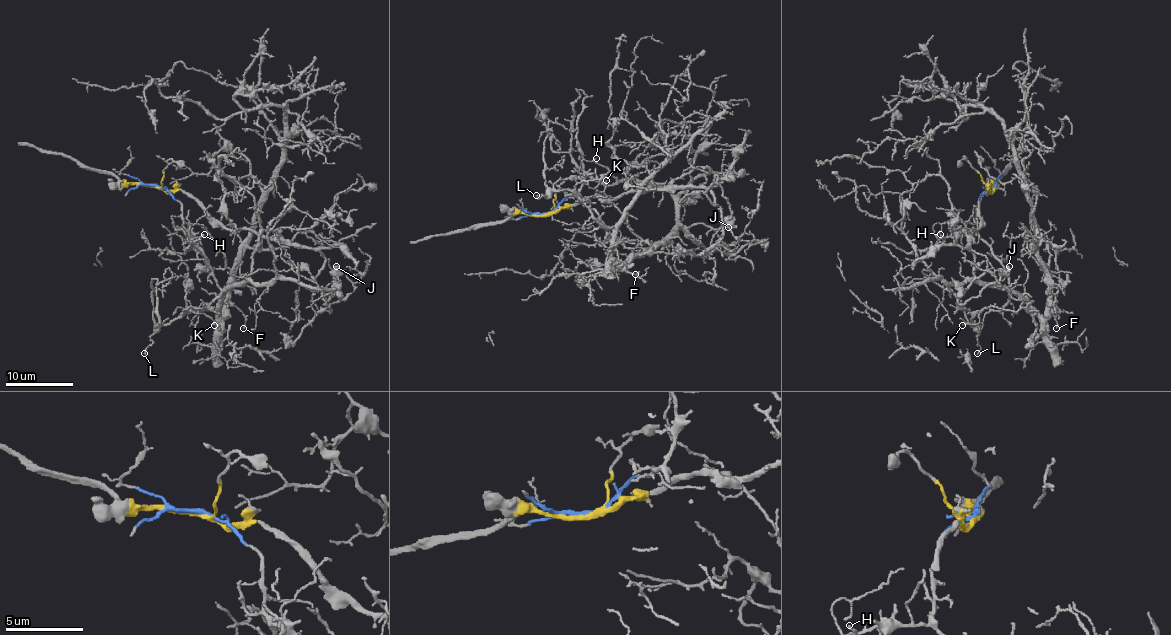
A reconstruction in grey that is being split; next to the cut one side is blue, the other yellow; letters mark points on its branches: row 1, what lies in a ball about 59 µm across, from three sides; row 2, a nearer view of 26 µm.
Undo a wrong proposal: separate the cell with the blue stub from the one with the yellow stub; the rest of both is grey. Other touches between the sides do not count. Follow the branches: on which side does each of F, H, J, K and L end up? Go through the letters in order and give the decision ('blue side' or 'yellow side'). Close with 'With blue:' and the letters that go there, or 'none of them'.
F: blue side
H: blue side
J: yellow side
K: blue side
L: blue side
With blue: F, H, K, L

